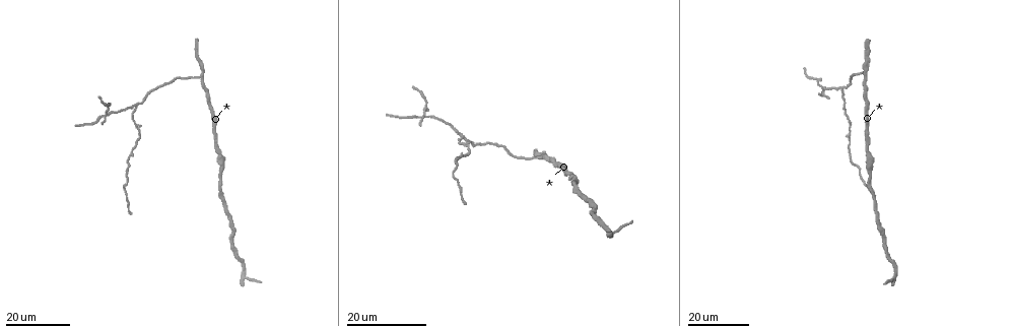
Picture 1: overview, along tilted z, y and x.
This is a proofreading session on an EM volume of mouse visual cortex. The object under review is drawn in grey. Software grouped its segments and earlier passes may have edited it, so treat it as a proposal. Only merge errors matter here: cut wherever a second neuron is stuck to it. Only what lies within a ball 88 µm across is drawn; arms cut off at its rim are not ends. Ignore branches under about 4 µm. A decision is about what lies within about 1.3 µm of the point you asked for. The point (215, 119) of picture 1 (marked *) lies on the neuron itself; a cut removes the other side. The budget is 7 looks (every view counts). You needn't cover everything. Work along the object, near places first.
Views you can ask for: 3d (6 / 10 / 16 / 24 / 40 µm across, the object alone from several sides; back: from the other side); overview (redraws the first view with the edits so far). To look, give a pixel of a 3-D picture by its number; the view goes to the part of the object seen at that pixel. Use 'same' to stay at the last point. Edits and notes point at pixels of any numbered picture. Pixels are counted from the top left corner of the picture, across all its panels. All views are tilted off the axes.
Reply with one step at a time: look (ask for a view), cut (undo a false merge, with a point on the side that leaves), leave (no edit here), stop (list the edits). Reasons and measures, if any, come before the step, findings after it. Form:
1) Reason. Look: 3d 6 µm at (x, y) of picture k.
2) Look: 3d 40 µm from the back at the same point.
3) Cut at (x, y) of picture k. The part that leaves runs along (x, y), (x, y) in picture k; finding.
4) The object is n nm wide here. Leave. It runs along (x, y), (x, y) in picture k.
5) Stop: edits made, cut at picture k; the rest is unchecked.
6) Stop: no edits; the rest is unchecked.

Arms part here. Look: 3d 16 µm at (198, 75) of picture 1.

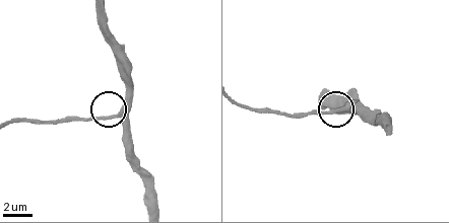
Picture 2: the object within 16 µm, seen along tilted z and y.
Look: 3d 6 µm at (346, 109) of picture 2.

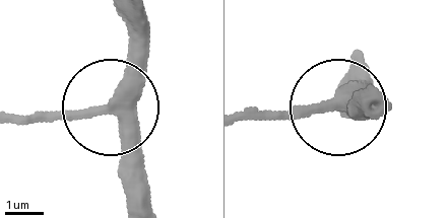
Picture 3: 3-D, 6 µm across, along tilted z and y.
Look: 3d 6 µm from the back at (332, 104) of picture 3.

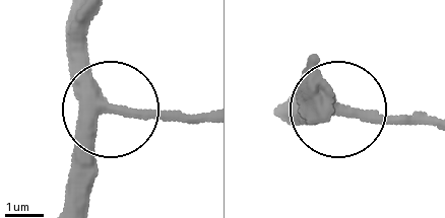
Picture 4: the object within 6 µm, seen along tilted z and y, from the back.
Leave. It runs along (74, 205), (74, 147), (106, 99), (67, 26) in picture 4; continuous, no second neuron.

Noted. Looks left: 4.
Three arms meet. Look: 3d 24 µm at (462, 134) of picture 1.

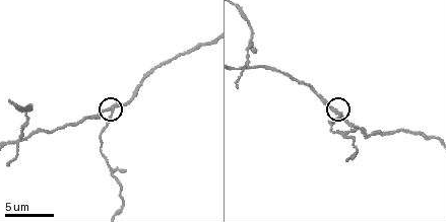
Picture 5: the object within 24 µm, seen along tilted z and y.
Look: 3d 10 µm at (110, 111) of picture 5.

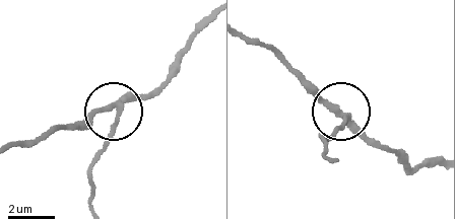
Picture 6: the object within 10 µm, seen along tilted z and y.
Cut at (108, 140) of picture 6. The part that leaves runs along (118, 110), (108, 146), (88, 174), (89, 207) in picture 6; a second neuron is stuck on.

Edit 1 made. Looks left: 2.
Four or more arms meet. Look: 3d 10 µm at (18, 139) of picture 5.

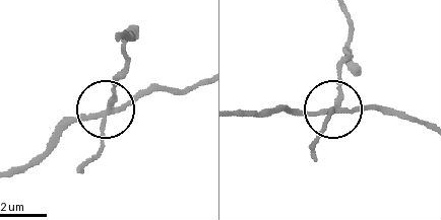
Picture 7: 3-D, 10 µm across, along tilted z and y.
Look: 3d 6 µm at (110, 109) of picture 7.

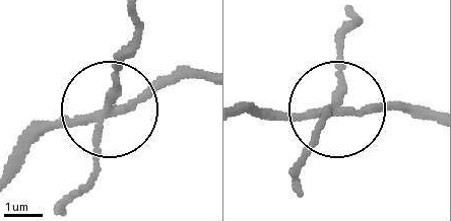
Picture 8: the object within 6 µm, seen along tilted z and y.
4 arms meet here. Cut at (112, 73) of picture 8. The part that leaves runs along (108, 111), (131, 20) in picture 8; a second neuron is stuck on.

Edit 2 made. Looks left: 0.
Stop: edits made, cut at picture 6, cut at picture 8; the rest is unchecked.

